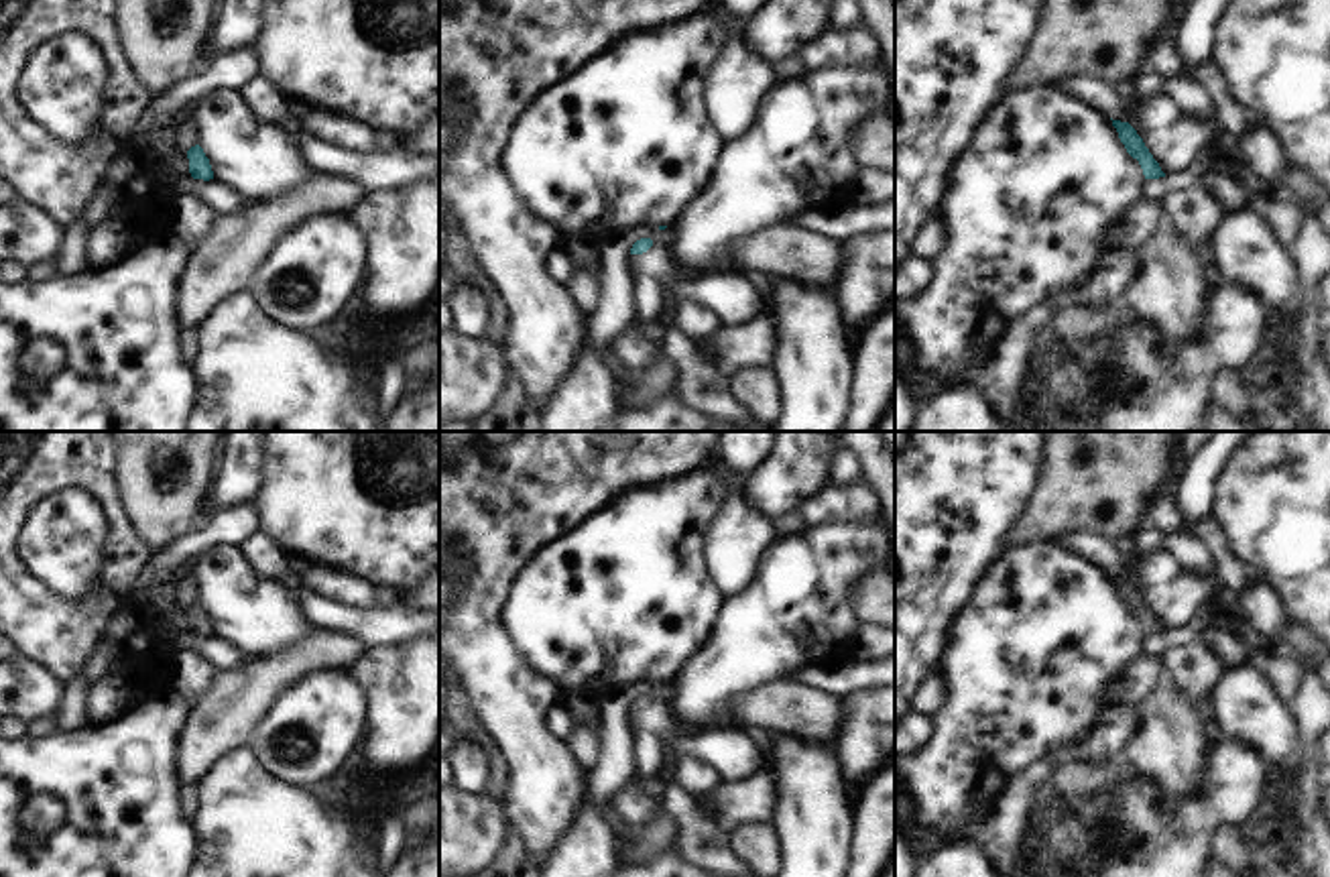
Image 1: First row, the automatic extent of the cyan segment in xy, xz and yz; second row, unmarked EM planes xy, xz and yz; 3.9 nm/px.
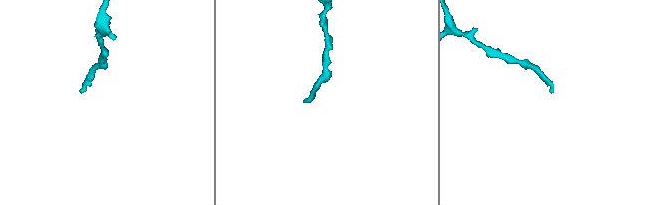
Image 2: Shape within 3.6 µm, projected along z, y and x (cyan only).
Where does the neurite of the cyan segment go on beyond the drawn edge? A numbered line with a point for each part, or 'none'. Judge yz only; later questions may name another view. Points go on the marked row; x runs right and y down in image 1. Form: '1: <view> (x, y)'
none

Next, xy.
none

